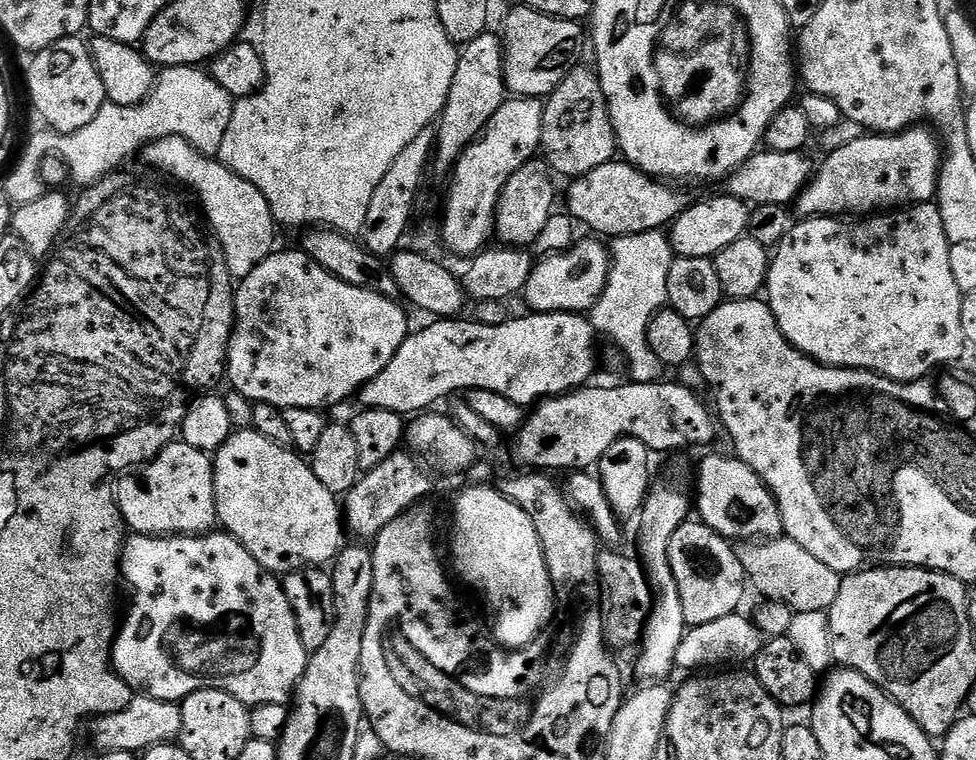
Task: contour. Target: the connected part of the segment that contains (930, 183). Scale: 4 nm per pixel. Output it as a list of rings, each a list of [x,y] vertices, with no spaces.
[[[913,126],[891,134],[860,135],[864,136],[834,149],[821,164],[819,161],[812,179],[794,201],[795,211],[797,213],[800,211],[801,217],[867,218],[885,210],[899,210],[914,204],[927,204],[935,197],[937,178],[940,176],[942,146],[937,133],[931,127]]]

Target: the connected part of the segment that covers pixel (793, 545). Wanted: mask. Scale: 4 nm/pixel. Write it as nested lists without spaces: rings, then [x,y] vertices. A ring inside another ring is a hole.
[[[777,538],[763,542],[744,542],[739,545],[740,561],[744,567],[744,575],[758,591],[768,600],[777,600],[785,604],[793,613],[811,614],[827,613],[834,598],[838,598],[838,590],[842,579],[841,573],[830,570],[830,566],[818,562],[810,550],[802,550],[798,542],[787,538]]]

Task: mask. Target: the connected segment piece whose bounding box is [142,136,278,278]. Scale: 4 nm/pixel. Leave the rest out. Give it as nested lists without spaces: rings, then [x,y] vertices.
[[[171,136],[155,140],[153,144],[143,149],[143,156],[146,163],[153,164],[158,171],[173,176],[180,184],[185,184],[180,186],[187,189],[198,201],[203,219],[214,233],[216,241],[222,246],[233,278],[247,276],[273,253],[277,247],[278,225],[258,186],[231,172],[225,164],[220,163],[219,159],[204,156],[197,148],[190,146],[186,138]]]

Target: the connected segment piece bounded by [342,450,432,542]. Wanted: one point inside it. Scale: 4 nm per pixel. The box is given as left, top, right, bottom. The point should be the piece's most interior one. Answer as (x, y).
(384, 492)

